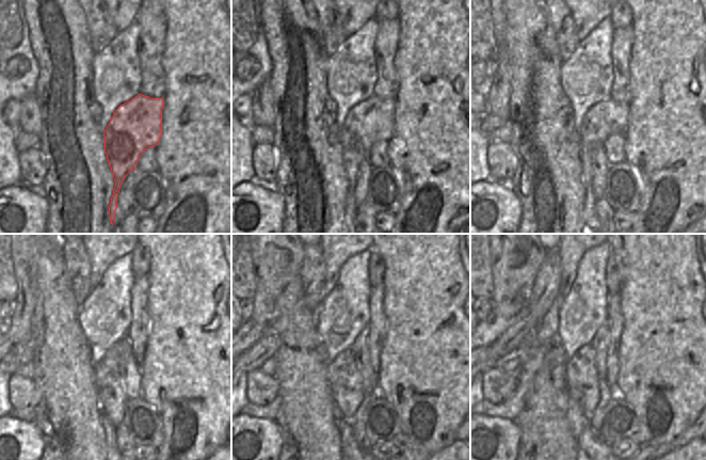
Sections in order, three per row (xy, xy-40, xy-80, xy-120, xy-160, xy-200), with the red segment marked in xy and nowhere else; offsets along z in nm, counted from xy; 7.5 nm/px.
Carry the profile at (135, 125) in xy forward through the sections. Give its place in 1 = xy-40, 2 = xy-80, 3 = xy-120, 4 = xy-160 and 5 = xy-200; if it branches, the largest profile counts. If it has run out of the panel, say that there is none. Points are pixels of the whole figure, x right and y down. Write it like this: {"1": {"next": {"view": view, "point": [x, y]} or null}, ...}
{"1": {"next": {"view": "xy-40", "point": [371, 121]}}, "2": {"next": {"view": "xy-80", "point": [607, 117]}}, "3": {"next": {"view": "xy-120", "point": [112, 450]}}, "4": {"next": {"view": "xy-160", "point": [350, 448]}}, "5": {"next": {"view": "xy-200", "point": [599, 450]}}}

